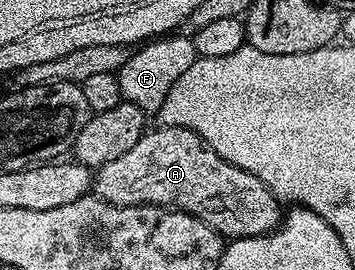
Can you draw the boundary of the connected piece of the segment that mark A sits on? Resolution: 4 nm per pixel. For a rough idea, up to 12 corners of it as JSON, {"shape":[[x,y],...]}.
{"shape":[[161,125],[96,170],[116,205],[164,205],[226,239],[271,233],[264,183]]}

